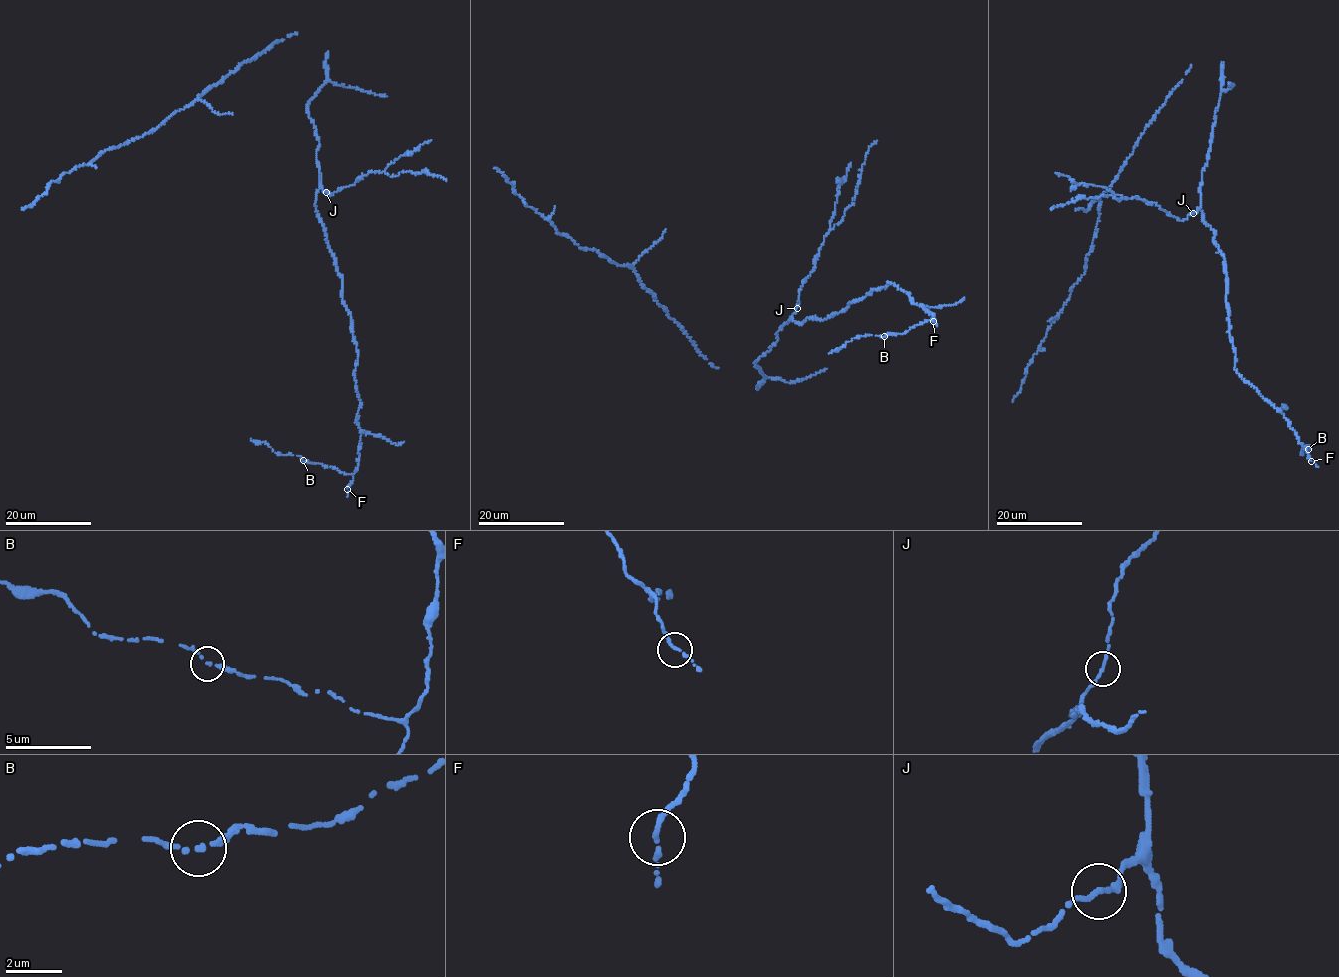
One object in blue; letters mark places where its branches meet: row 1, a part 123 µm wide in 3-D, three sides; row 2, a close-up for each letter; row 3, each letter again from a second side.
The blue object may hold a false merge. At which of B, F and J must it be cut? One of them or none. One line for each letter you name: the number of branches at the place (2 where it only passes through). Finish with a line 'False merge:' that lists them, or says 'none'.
False merge: none

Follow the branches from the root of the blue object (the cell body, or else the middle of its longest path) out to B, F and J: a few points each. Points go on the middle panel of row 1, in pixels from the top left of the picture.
B: (757, 360), (792, 317), (800, 323), (825, 319), (888, 282), (934, 314), (903, 333), (884, 336)
F: (757, 360), (792, 317), (800, 323), (825, 319), (888, 282), (934, 314), (933, 321)
J: (757, 360), (775, 343), (776, 334), (791, 320), (797, 308)

